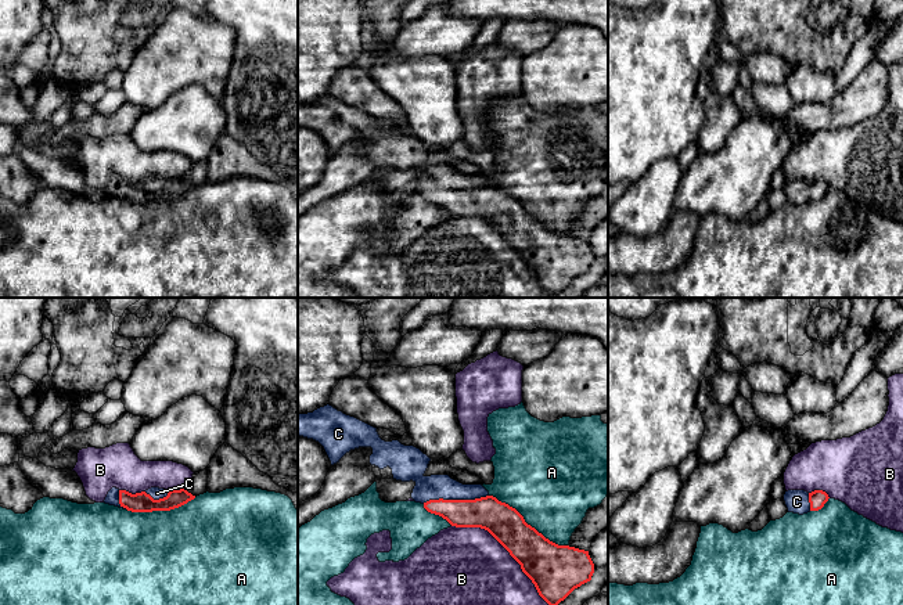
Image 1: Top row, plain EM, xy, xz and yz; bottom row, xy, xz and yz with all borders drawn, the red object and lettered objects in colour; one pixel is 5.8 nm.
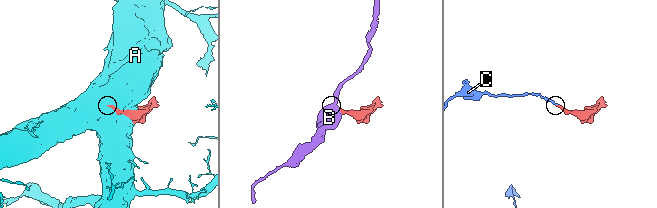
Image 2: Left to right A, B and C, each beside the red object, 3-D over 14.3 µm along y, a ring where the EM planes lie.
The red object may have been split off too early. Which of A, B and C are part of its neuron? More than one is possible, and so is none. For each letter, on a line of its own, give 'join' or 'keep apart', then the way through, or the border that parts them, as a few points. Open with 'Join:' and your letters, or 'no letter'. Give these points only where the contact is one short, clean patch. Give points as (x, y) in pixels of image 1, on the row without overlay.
Join: C
A: keep apart
B: keep apart
C: join | across xz (486, 202), (454, 190), (436, 176)

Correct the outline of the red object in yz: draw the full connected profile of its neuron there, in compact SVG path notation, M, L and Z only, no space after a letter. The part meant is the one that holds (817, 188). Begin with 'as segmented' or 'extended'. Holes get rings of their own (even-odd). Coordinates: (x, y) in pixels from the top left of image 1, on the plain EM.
extended; M788 180L784 184L788 202L799 205L821 199L828 188L828 184L823 180L814 180L812 183L805 180Z

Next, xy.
extended; M112 177L108 181L104 192L132 202L152 202L170 201L187 194L194 188L195 186L188 183L186 179L165 180L159 177L151 177L145 181L132 184L126 180Z

